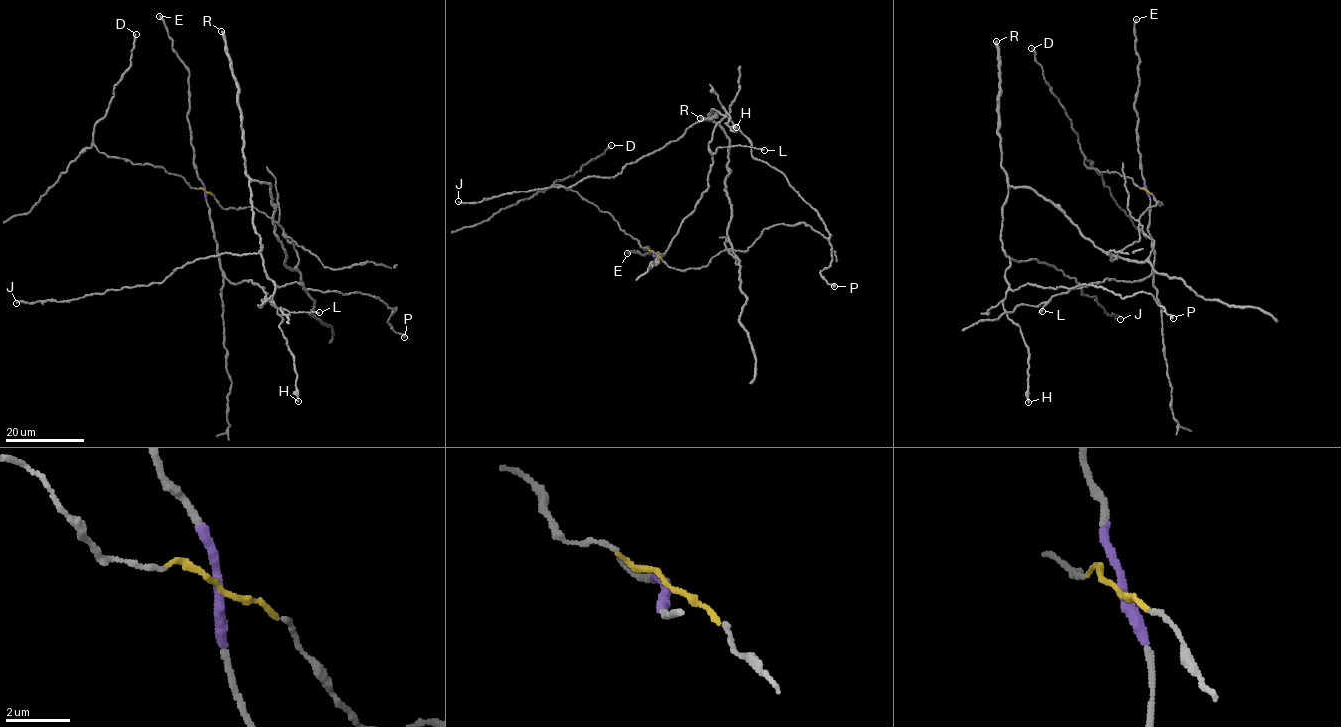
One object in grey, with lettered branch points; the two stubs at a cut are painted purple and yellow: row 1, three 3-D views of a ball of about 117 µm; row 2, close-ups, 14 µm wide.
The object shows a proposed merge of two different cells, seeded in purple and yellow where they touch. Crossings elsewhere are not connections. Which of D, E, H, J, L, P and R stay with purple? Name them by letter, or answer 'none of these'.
E, L

